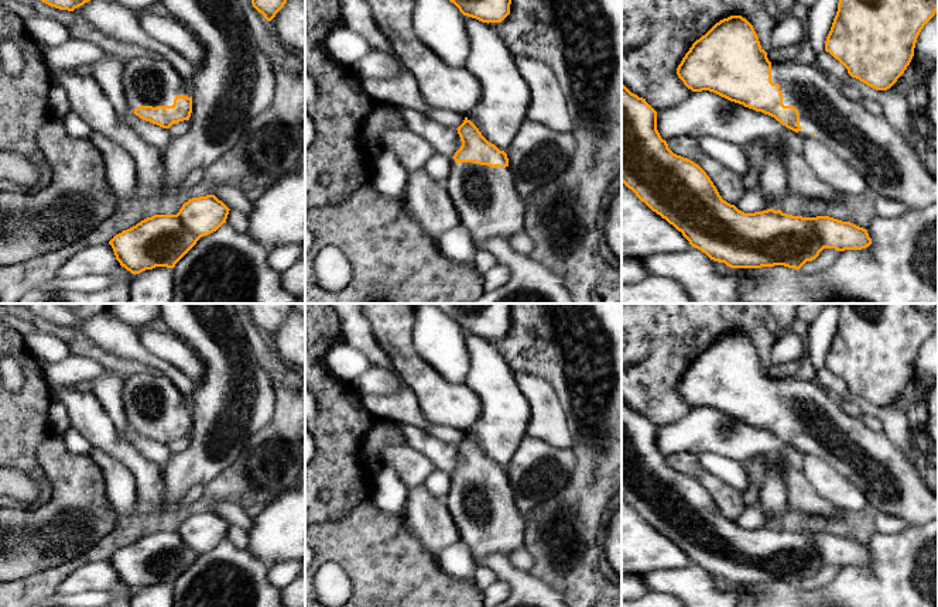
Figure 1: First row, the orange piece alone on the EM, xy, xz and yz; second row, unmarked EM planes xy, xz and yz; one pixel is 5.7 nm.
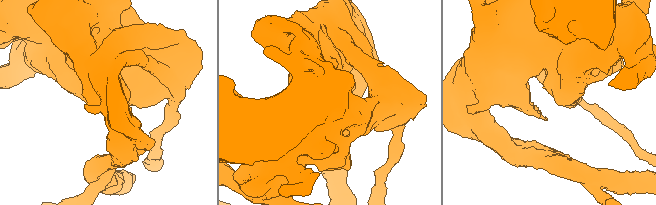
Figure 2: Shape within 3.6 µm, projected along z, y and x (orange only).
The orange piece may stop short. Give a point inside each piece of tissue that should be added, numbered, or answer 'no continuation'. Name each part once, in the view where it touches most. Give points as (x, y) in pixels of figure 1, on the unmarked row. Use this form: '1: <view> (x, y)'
1: yz (892, 484)

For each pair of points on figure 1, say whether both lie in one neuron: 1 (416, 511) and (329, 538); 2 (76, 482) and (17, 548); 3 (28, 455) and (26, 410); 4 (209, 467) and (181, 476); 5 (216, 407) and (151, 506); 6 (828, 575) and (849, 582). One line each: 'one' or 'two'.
1: two
2: one
3: one
4: one
5: two
6: two

